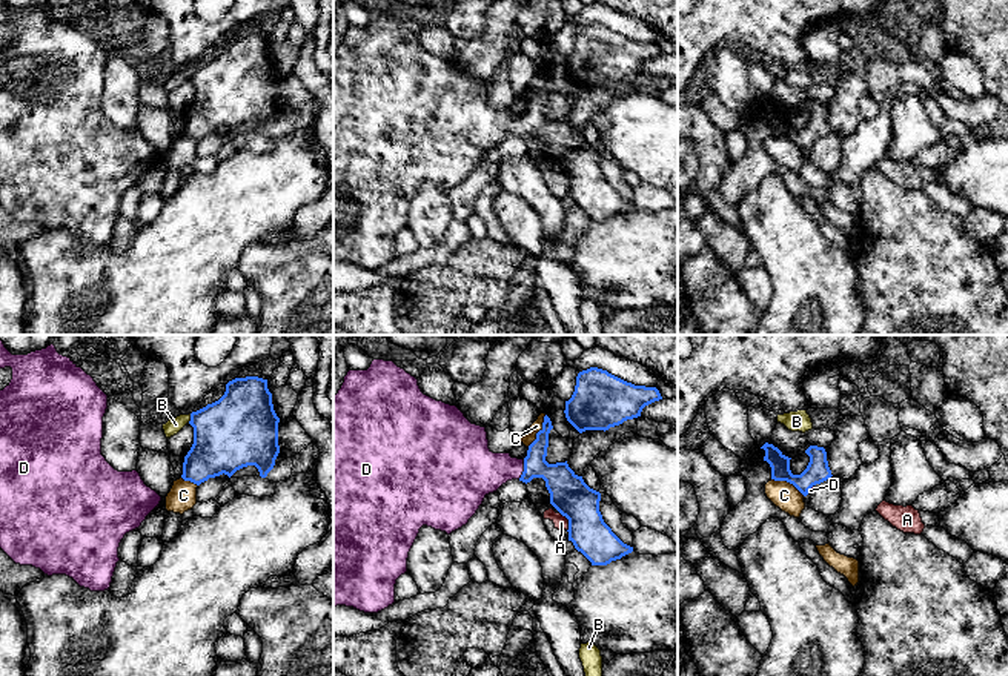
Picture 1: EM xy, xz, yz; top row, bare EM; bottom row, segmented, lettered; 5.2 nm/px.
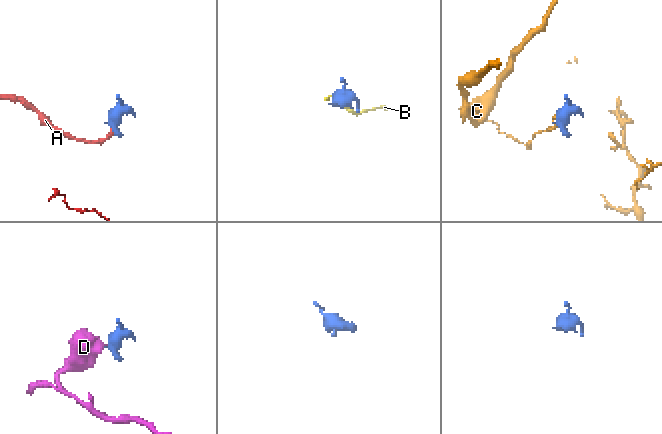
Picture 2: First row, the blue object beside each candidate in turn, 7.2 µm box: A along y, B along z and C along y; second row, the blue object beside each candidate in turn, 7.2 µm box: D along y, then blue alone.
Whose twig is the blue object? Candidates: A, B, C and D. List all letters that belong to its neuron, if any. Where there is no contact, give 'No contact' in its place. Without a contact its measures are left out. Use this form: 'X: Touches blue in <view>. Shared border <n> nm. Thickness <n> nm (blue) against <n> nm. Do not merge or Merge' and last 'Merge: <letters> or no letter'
A: Touches blue in xz. Shared border 110 nm. Thickness 200 nm (blue) against 80 nm. Do not merge
B: Touches blue in xy. Shared border 60 nm. Thickness 380 nm (blue) against 80 nm. Do not merge
C: Touches blue in xz. Shared border 190 nm. Thickness 130 nm (blue) against 60 nm. Do not merge
D: Touches blue in xz. Shared border 110 nm. Thickness 180 nm (blue) against 260 nm. Merge
Merge: D

